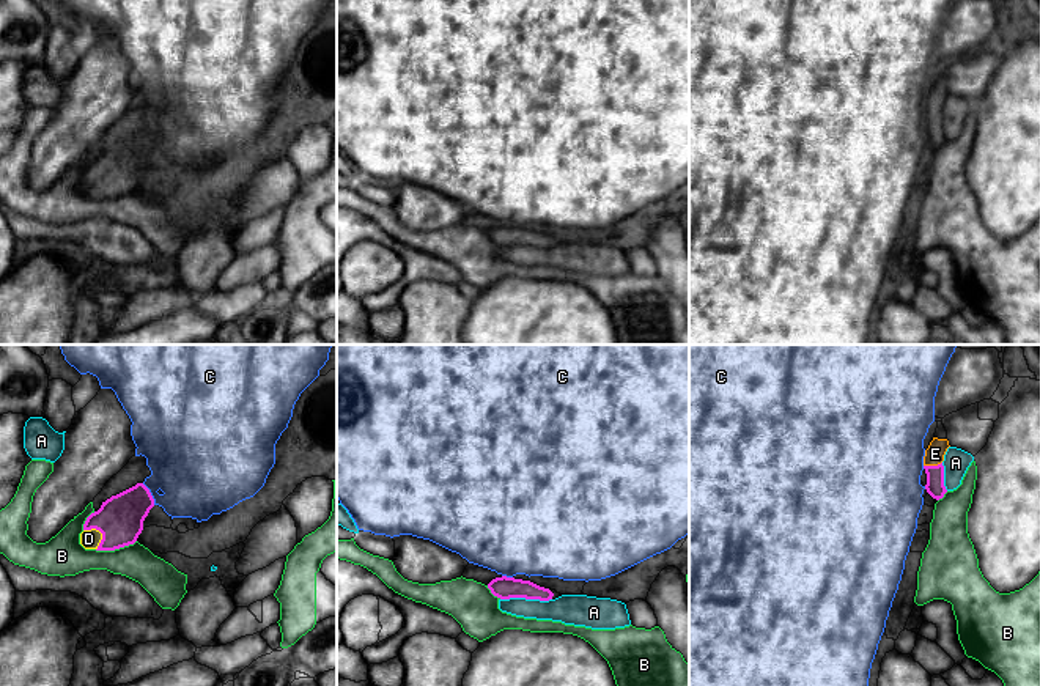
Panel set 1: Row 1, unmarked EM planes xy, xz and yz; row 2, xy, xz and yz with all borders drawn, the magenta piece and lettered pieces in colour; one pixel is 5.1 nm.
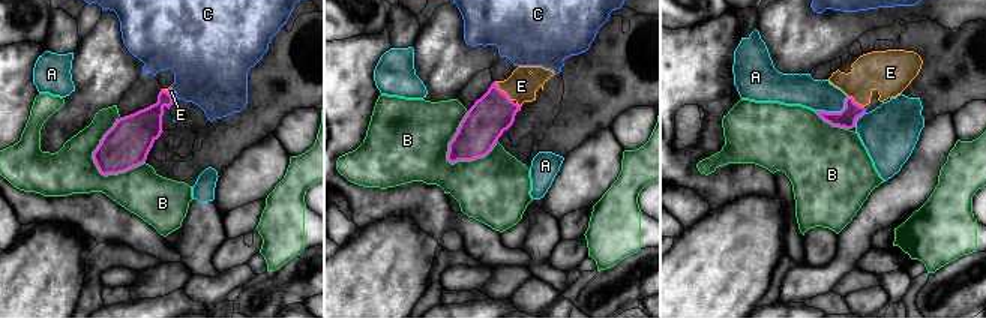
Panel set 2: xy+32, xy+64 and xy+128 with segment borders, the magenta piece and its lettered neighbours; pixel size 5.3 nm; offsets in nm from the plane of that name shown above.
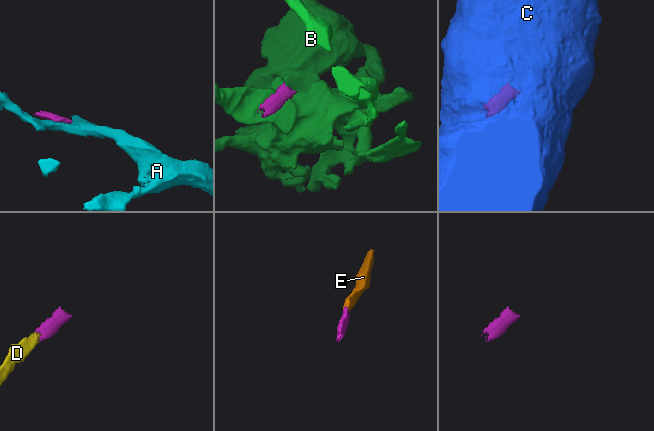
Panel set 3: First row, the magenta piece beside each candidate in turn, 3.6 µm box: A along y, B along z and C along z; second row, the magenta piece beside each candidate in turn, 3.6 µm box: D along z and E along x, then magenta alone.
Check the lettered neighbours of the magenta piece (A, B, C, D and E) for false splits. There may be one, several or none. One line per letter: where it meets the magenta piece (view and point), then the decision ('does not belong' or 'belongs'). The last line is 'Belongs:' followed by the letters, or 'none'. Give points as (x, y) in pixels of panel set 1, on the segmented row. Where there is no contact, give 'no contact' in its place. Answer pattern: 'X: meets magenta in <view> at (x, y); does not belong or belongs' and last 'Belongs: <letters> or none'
A: meets magenta in xz at (526, 598); does not belong
B: meets magenta in xy at (115, 548); does not belong
C: meets magenta in xy at (150, 494); does not belong
D: meets magenta in xy at (101, 532); belongs
E: meets magenta in yz at (932, 466); belongs
Belongs: D, E

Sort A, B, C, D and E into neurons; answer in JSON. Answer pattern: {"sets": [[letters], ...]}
{"sets": [["A"], ["B"], ["C"], ["D", "E"]]}

